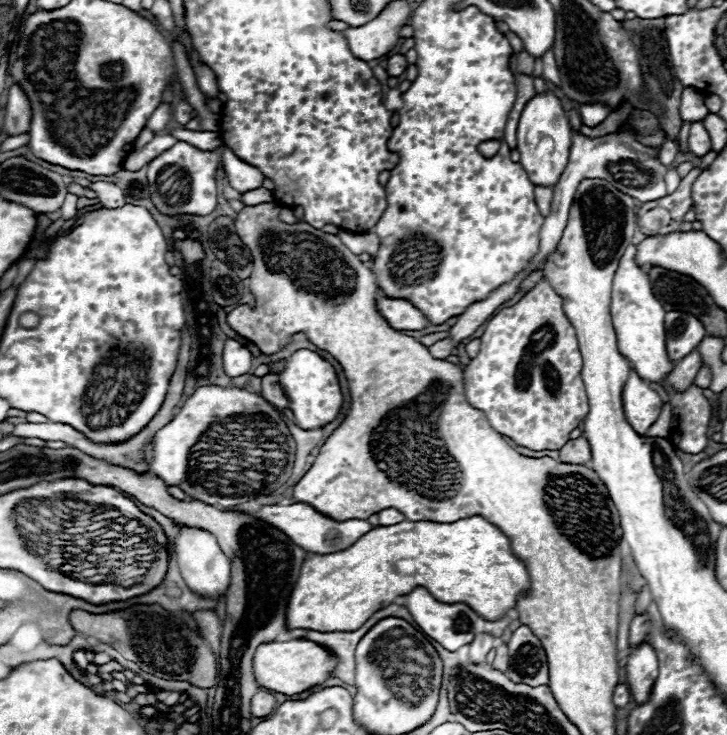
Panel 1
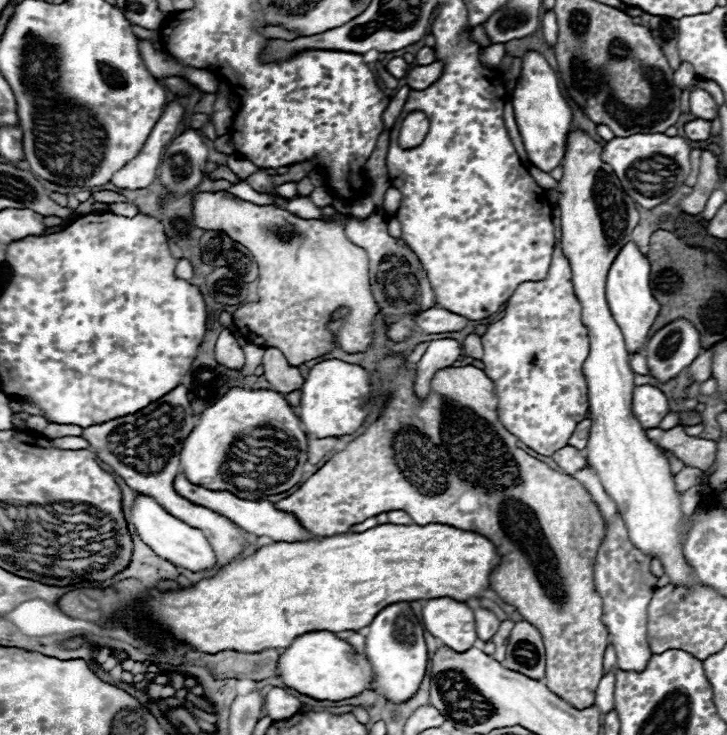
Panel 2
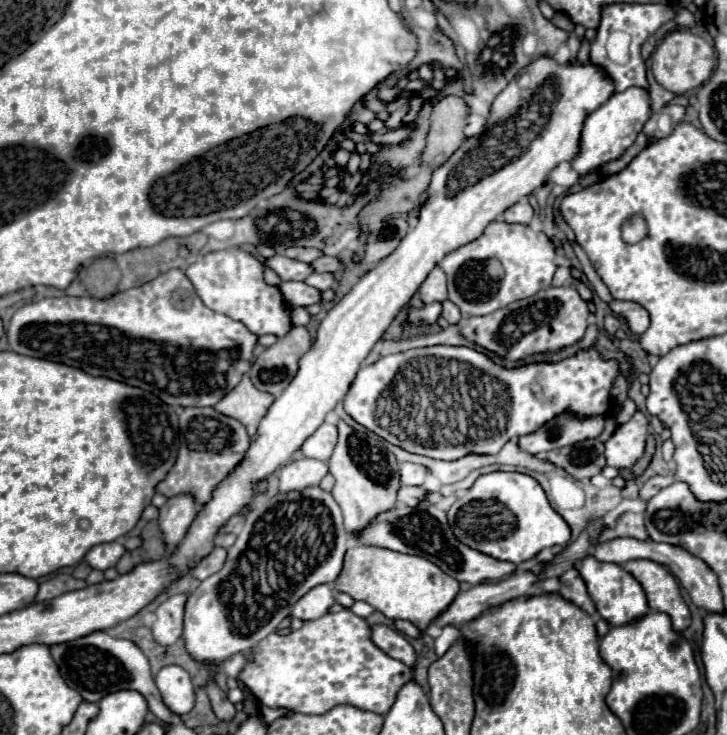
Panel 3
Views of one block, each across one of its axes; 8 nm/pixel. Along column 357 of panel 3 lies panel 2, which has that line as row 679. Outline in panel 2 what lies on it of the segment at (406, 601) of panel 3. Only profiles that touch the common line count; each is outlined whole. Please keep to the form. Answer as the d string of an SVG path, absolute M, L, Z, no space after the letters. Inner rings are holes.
M398 354L382 360L376 376L382 396L394 396L394 400L388 400L382 408L382 416L372 422L362 436L332 456L294 494L278 500L276 508L300 516L300 524L304 524L312 536L342 534L352 524L392 510L404 510L418 526L448 524L482 534L494 544L502 558L490 574L490 586L544 636L546 686L574 708L592 706L602 678L604 650L610 644L608 630L602 624L602 598L594 590L594 558L606 526L596 502L578 480L552 470L548 464L516 446L518 438L498 420L494 382L480 368L464 366L436 372L430 396L424 404L416 400L412 390L414 368L406 368ZM468 488L478 488L480 508L462 514L458 510L458 498L462 496L462 490Z

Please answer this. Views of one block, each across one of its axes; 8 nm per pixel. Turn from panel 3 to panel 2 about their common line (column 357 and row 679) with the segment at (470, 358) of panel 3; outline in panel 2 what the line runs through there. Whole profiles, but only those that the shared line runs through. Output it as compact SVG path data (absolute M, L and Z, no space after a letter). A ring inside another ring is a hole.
M408 602L390 604L376 614L366 634L366 658L376 674L374 692L384 694L392 702L404 702L416 694L426 674L428 650L424 642L424 626Z

